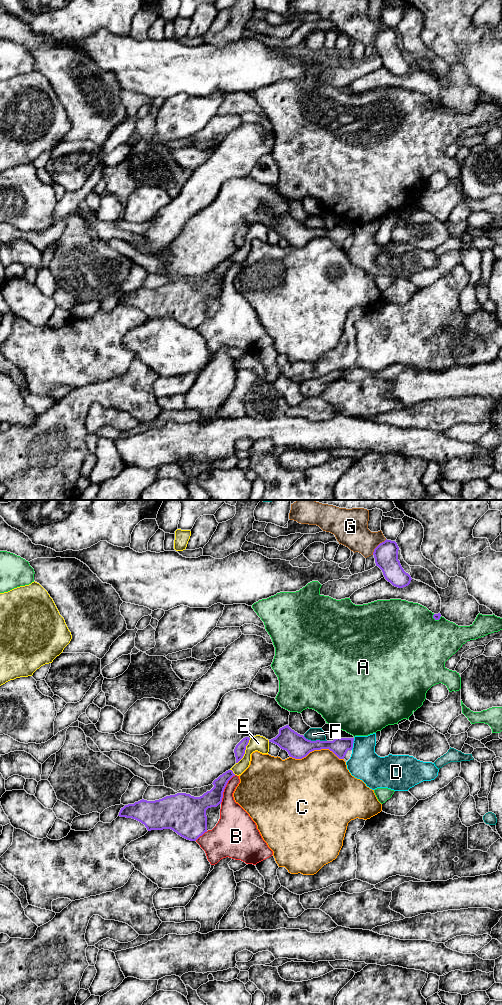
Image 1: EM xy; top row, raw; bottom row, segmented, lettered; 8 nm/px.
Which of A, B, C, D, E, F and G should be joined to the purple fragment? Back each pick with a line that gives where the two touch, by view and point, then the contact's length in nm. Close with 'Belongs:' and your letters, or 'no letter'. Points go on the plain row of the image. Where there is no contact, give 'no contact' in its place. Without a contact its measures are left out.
Belongs: no letter

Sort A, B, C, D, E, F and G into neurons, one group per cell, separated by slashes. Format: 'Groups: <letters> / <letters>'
Groups: A / B / C / D / E / F / G

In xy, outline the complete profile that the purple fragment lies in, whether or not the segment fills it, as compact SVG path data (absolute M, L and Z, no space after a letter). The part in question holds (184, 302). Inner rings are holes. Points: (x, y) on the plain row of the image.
M232 258L226 259L213 269L214 275L200 285L177 281L155 289L142 287L134 292L125 293L121 296L118 304L135 307L144 312L148 319L171 317L187 328L196 329L207 320L206 298L221 292L224 277L233 264L235 262Z

